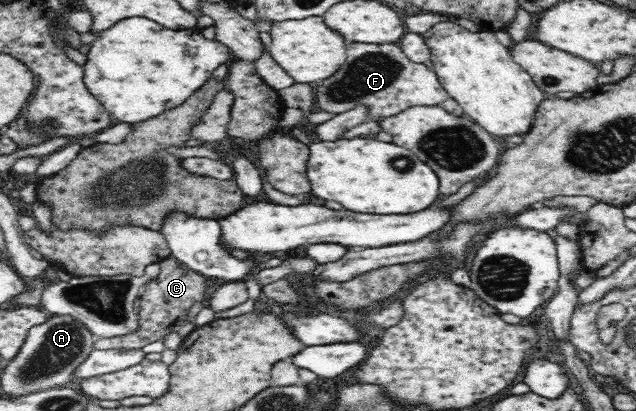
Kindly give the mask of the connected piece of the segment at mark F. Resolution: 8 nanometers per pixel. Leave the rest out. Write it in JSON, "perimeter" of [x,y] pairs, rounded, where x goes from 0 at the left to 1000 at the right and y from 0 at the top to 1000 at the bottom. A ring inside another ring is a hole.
{"perimeter":[[[552,102],[542,122],[544,151],[497,209],[497,268],[530,280],[560,258],[574,258],[583,292],[599,297],[645,258],[689,258],[709,236],[684,173],[664,153],[648,151],[624,105]]]}

